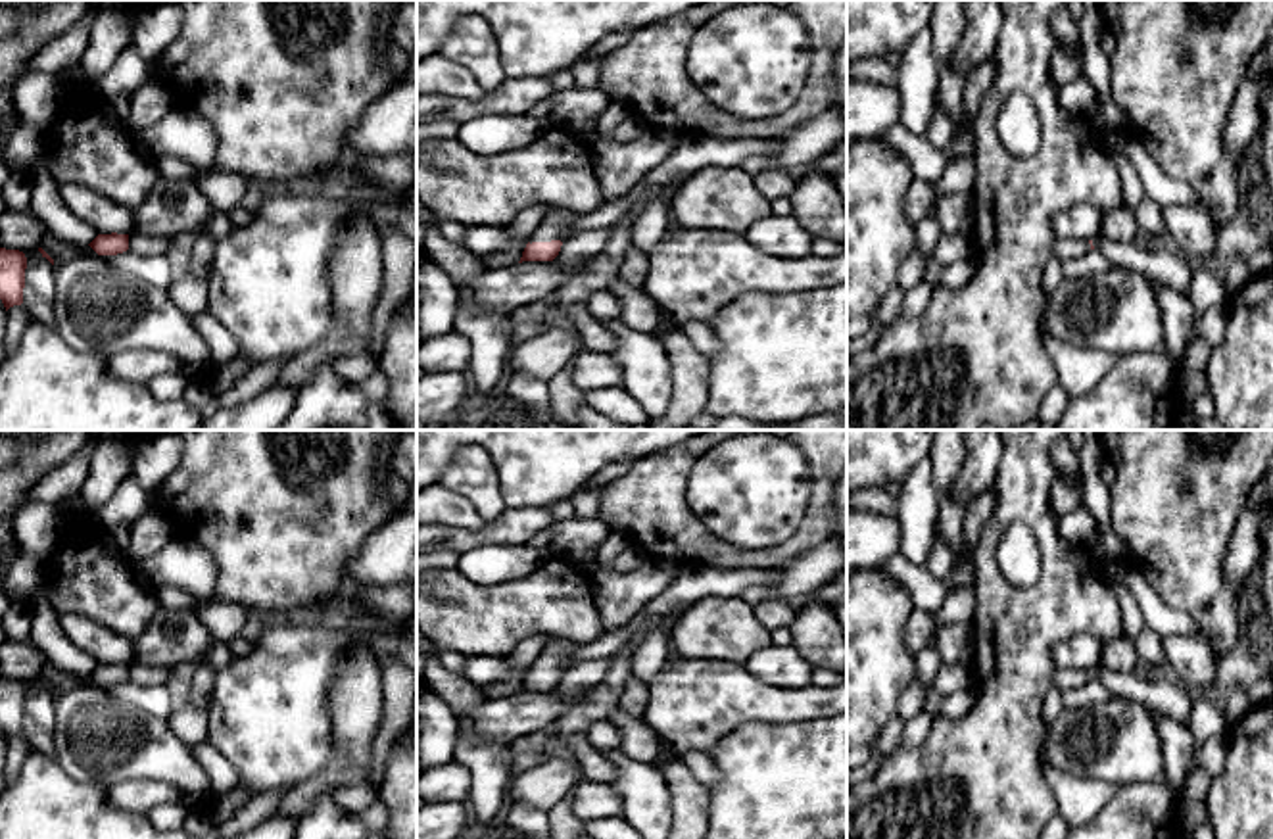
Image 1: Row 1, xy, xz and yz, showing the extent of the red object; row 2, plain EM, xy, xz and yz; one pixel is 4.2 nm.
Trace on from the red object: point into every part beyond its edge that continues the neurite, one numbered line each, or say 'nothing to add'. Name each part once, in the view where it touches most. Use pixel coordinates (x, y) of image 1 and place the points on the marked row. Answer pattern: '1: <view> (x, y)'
1: xz (553, 227)

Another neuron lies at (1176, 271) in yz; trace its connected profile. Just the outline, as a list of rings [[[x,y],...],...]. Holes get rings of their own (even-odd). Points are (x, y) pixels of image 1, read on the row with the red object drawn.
[[[1094,236],[1093,246],[1116,267],[1144,275],[1152,282],[1165,284],[1179,294],[1189,294],[1192,284],[1194,263],[1183,255],[1164,250],[1141,250],[1133,244],[1119,244]]]

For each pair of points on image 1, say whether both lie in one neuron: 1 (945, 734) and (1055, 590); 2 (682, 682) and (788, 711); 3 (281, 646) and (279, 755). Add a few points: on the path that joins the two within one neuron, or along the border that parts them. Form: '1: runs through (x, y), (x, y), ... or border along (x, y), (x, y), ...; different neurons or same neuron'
1: runs through (985, 713), (1012, 686), (1012, 642), (1024, 630); same neuron
2: runs through (709, 697), (761, 701); same neuron
3: runs through (281, 672), (279, 728); same neuron

